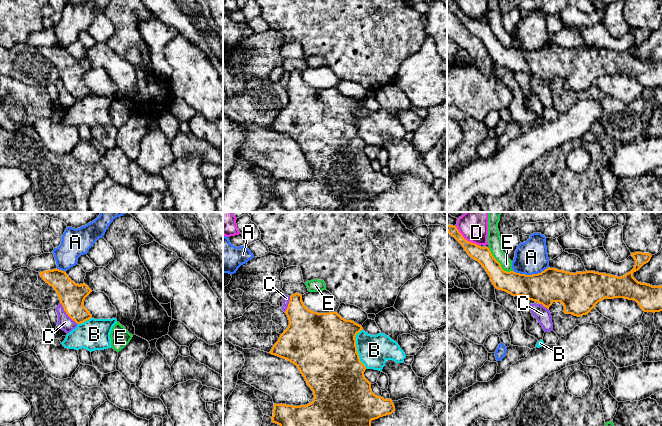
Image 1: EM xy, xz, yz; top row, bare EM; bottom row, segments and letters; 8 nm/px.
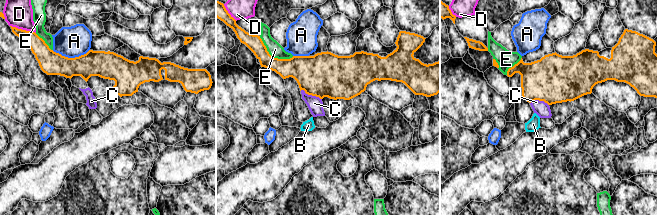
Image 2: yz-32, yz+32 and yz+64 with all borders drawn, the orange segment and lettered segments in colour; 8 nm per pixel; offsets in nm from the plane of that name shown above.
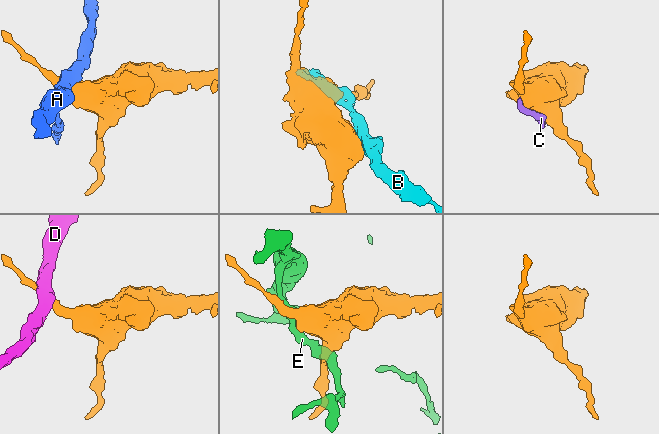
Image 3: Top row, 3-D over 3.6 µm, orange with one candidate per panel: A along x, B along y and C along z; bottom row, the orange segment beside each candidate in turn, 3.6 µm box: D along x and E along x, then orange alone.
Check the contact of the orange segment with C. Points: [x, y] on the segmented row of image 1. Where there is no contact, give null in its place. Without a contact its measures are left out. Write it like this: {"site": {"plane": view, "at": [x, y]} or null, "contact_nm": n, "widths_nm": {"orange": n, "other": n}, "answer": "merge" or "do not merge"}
{"site": {"plane": "xy", "at": [66, 313]}, "contact_nm": 240, "widths_nm": {"orange": 200, "other": 110}, "answer": "do not merge"}

